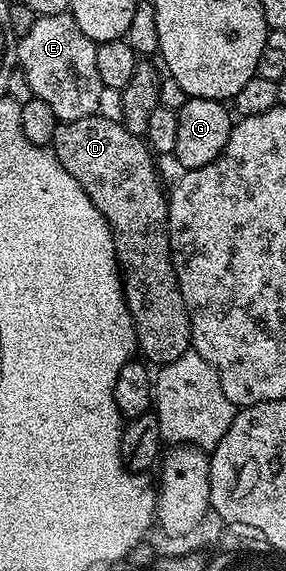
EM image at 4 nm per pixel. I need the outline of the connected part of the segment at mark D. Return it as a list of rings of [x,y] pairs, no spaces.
[[[87,115],[78,121],[57,122],[50,149],[58,157],[62,169],[82,185],[86,197],[106,217],[114,237],[116,264],[120,267],[120,278],[124,284],[124,300],[130,309],[132,324],[136,330],[136,345],[139,354],[149,364],[163,365],[178,361],[192,345],[190,317],[182,289],[178,285],[176,270],[172,264],[172,250],[168,236],[168,195],[160,188],[160,175],[156,172],[153,152],[141,136],[130,133],[118,119],[107,119],[101,115]]]

